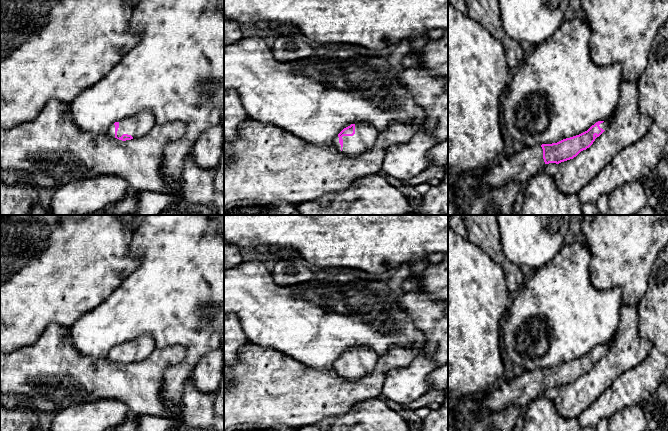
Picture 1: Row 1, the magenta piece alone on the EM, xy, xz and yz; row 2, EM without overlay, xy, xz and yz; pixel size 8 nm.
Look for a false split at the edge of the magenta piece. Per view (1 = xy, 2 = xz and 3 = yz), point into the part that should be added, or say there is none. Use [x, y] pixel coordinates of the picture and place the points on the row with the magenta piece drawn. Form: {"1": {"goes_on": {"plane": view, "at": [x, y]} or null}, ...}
{"1": {"goes_on": {"plane": "xy", "at": [137, 126]}}, "2": {"goes_on": {"plane": "xz", "at": [365, 136]}}, "3": {"goes_on": {"plane": "yz", "at": [519, 167]}}}

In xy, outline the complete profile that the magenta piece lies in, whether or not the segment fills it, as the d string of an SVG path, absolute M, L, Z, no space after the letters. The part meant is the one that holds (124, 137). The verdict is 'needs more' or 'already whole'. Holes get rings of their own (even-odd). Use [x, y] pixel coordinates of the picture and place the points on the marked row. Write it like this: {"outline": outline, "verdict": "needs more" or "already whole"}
{"outline": "M149 110L140 111L138 114L115 122L108 134L122 141L144 137L156 124L154 115Z", "verdict": "needs more"}

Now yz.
{"outline": "M612 117L598 121L587 131L552 144L537 144L524 147L508 157L499 157L482 174L483 182L489 188L496 188L515 182L518 187L530 177L543 171L546 164L573 159L581 151L589 148L595 139L609 128Z", "verdict": "needs more"}

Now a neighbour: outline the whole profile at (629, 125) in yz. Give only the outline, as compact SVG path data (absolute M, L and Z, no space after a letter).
M623 81L620 87L620 99L609 128L597 137L589 148L581 151L573 159L557 164L558 169L553 177L559 190L567 195L578 195L587 184L610 164L621 150L634 145L643 138L651 124L651 117L642 114L639 110L638 82Z

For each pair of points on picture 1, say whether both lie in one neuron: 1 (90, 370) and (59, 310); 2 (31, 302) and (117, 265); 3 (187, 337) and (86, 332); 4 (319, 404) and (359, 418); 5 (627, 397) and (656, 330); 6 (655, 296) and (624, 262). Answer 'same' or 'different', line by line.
1: different
2: same
3: same
4: different
5: same
6: different

